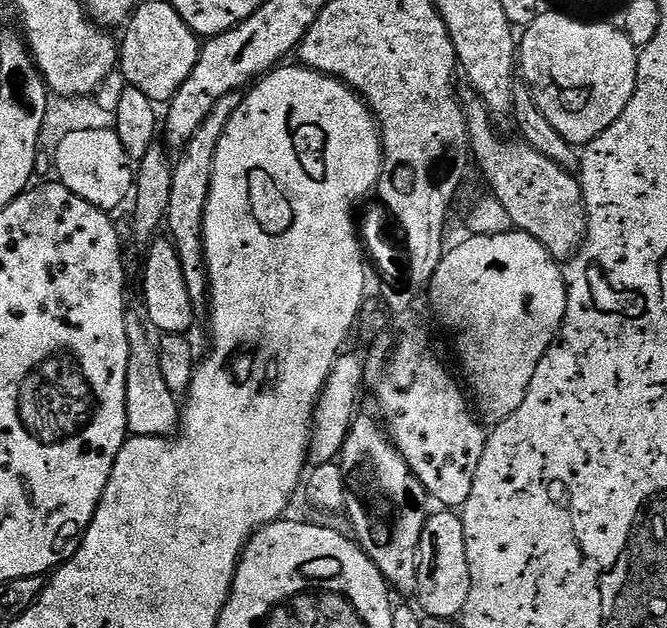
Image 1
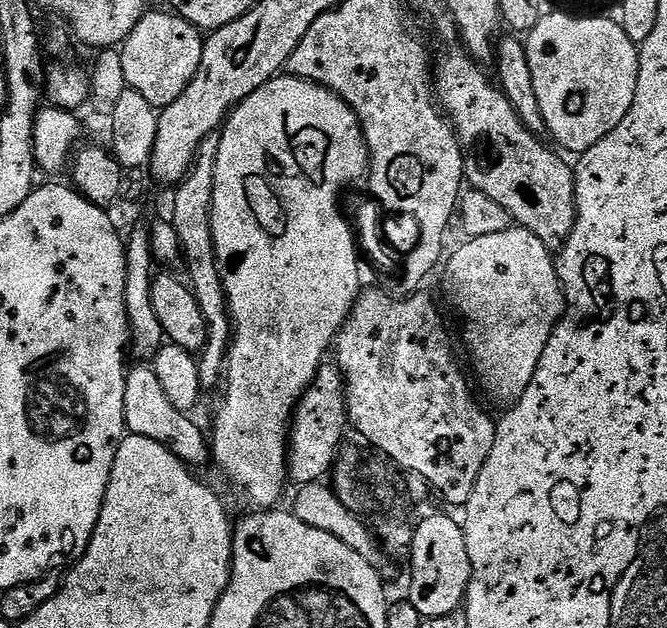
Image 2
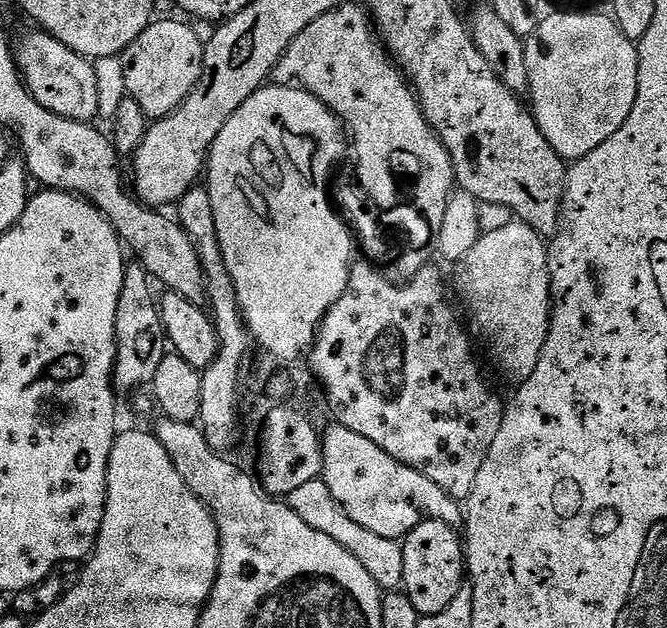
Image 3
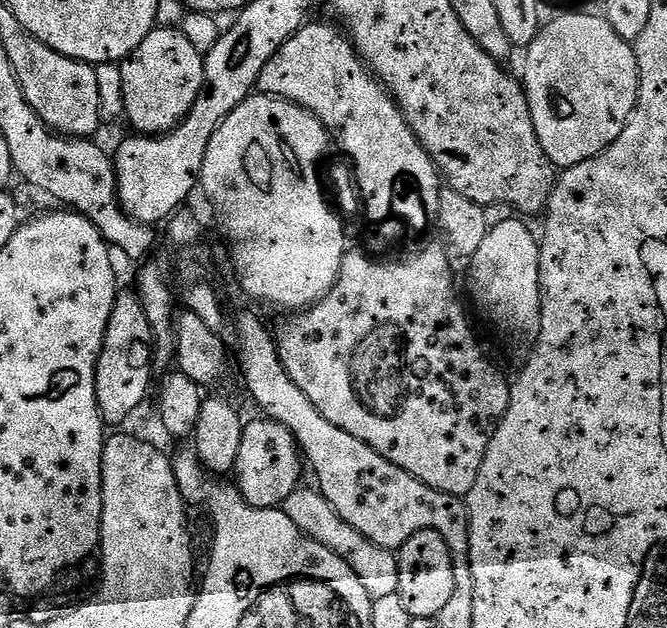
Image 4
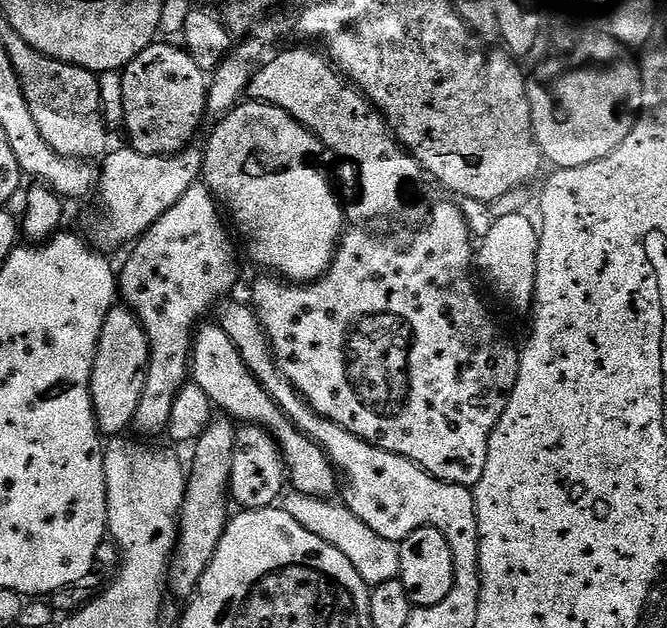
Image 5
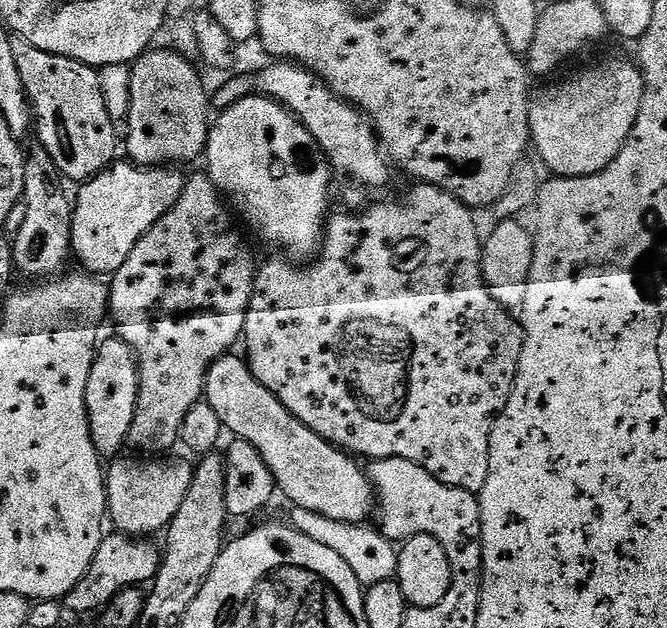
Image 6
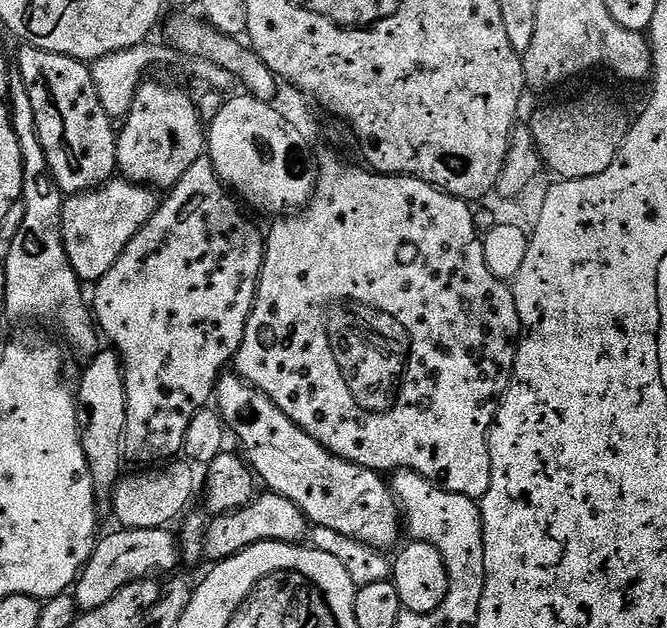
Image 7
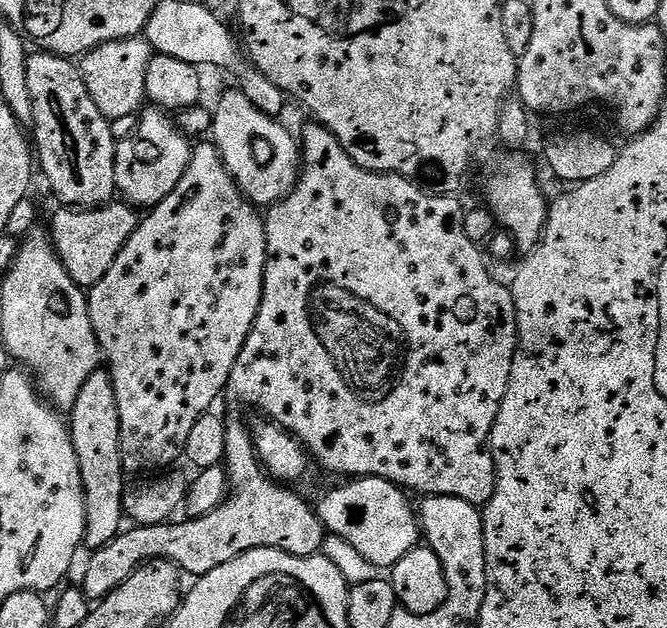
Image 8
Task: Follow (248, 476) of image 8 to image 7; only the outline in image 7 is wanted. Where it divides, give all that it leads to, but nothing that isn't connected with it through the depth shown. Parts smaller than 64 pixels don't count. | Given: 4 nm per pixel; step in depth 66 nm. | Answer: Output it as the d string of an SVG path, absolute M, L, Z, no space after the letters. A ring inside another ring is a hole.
M265 491L257 495L244 508L239 508L236 512L227 512L224 516L215 517L205 527L204 543L202 545L203 555L209 556L212 562L228 560L234 554L246 550L255 544L261 544L263 540L277 540L283 544L295 544L303 541L309 535L310 525L302 510L294 506L286 498L278 494ZM121 527L120 532L112 532L109 536L101 535L96 541L96 548L90 554L90 558L85 562L76 578L74 585L74 595L76 597L76 607L80 612L89 612L106 602L122 586L133 584L135 580L147 580L152 572L172 572L176 568L176 552L178 556L178 540L168 533L167 527L162 528L125 528Z

